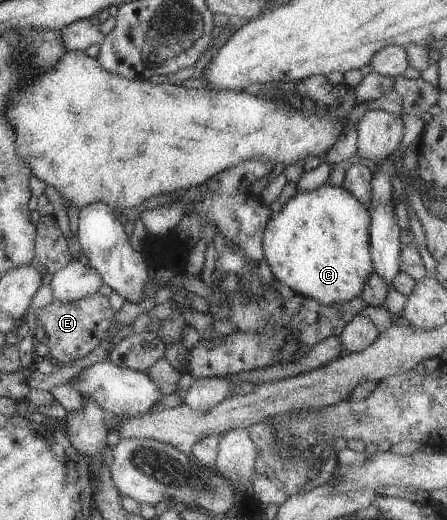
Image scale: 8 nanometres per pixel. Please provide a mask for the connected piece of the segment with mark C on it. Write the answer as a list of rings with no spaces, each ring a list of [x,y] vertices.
[[[326,183],[325,185],[319,186],[316,190],[296,193],[290,200],[284,204],[282,210],[273,214],[268,224],[263,238],[263,249],[265,259],[269,265],[269,269],[273,276],[281,283],[289,286],[296,294],[313,298],[318,302],[325,305],[331,305],[334,303],[345,303],[357,296],[361,296],[364,283],[368,280],[370,274],[374,272],[373,262],[371,259],[371,240],[369,237],[369,226],[371,223],[371,214],[368,208],[366,208],[357,198],[354,198],[350,192],[345,188],[337,187]]]

